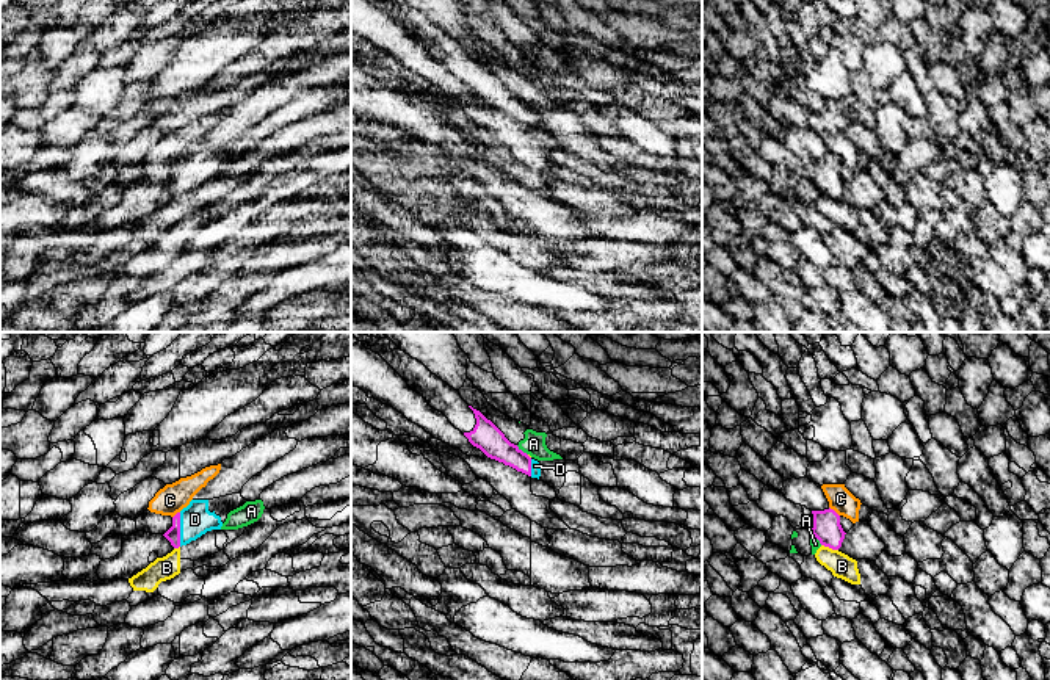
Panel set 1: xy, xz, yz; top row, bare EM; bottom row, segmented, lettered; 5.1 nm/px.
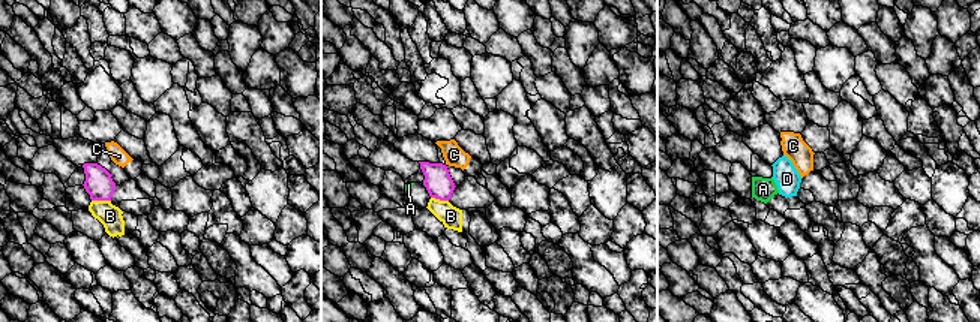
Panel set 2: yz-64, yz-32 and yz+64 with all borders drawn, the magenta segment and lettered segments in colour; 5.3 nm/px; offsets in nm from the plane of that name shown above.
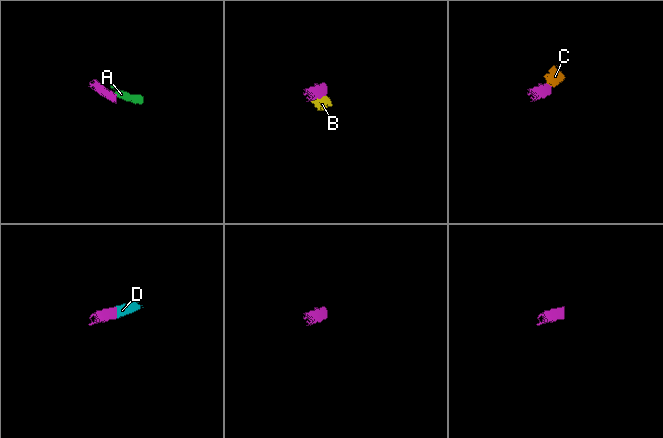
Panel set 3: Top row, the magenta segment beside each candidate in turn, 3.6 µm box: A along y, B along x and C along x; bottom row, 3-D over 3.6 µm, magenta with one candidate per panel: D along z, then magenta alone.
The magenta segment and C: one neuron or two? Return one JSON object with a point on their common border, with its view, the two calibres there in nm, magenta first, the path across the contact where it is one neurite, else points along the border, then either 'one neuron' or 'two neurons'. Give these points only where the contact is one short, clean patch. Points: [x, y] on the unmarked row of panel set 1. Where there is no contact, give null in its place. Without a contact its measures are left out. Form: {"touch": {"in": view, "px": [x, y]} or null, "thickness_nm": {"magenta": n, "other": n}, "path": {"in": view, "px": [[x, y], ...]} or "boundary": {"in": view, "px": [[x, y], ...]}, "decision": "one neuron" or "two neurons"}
{"touch": {"in": "yz", "px": [834, 160]}, "thickness_nm": {"magenta": 140, "other": 120}, "boundary": {"in": "yz", "px": [[829, 155], [839, 165]]}, "decision": "two neurons"}

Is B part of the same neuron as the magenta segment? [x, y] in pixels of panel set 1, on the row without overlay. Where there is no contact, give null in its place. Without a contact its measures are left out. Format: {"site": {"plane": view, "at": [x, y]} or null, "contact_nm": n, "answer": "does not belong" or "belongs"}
{"site": {"plane": "yz", "at": [829, 196]}, "contact_nm": 90, "answer": "does not belong"}

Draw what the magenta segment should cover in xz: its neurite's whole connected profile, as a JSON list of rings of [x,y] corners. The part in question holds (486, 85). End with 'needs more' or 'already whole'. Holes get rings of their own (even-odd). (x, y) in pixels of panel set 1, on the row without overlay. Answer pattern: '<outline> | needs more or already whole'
[[[404,0],[373,2],[379,3],[411,38],[420,42],[433,58],[442,61],[487,107],[539,128],[539,111],[511,92],[491,69],[469,55],[458,39],[433,24],[422,11]]] | needs more

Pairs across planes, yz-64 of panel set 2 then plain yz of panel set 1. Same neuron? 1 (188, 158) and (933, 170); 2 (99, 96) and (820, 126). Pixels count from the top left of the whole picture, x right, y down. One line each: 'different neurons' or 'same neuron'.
1: different neurons
2: different neurons

